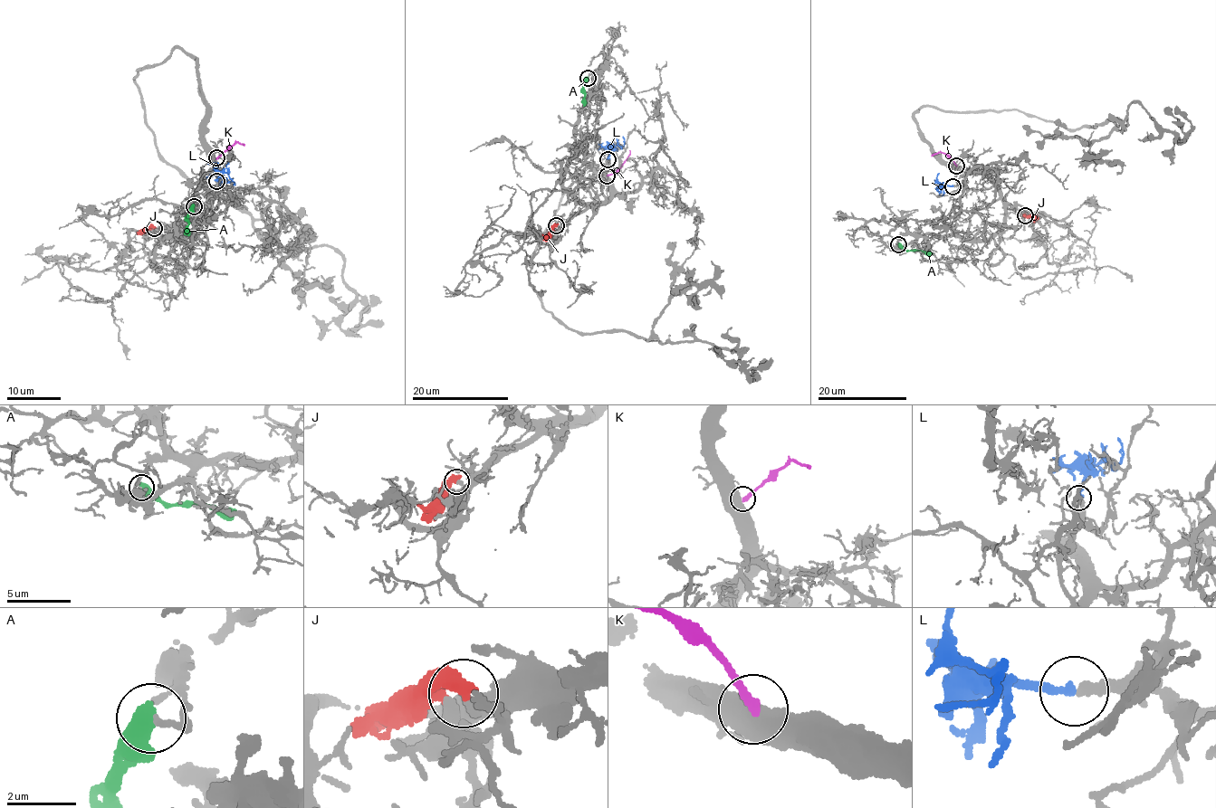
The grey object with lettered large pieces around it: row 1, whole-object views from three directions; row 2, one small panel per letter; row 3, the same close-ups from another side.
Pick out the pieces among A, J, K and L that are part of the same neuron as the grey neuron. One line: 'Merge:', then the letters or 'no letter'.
Merge: L

